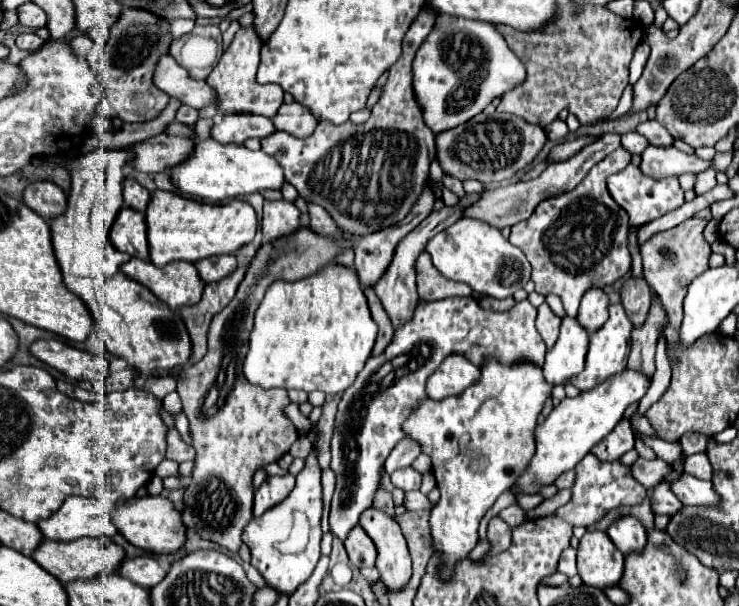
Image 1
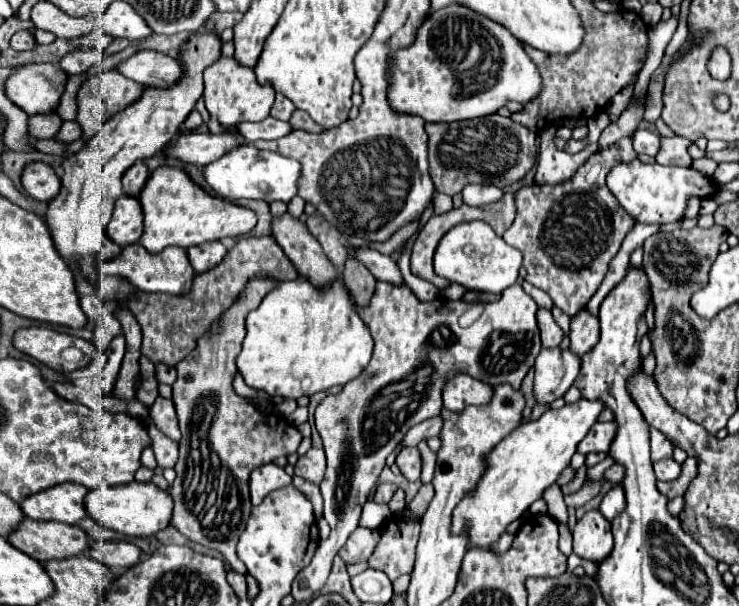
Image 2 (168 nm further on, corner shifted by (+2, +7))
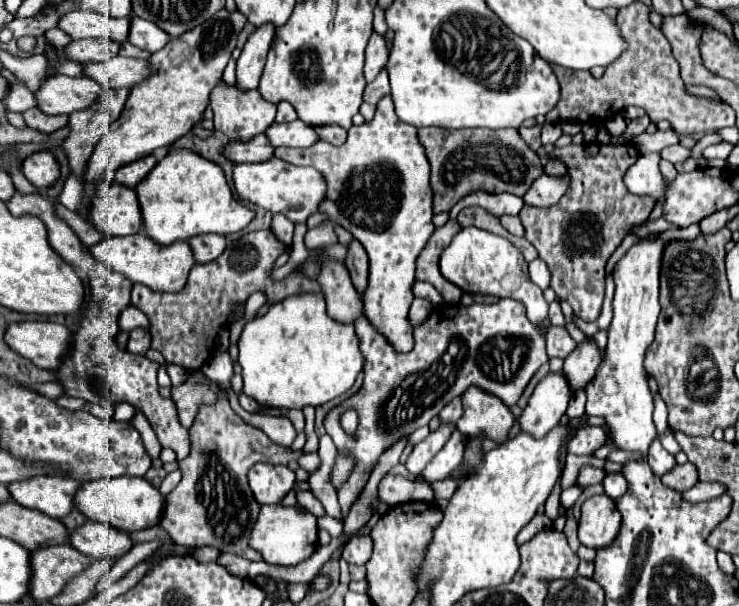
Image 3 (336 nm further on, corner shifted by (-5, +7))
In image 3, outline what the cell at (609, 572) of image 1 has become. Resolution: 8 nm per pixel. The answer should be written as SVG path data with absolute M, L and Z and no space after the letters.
M602 494L592 496L582 504L578 538L584 546L604 548L604 544L612 544L618 528L620 528L620 512L612 498Z

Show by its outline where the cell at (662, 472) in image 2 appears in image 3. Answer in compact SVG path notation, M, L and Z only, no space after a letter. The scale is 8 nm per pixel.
M656 438L652 444L650 444L650 450L648 450L648 464L652 468L652 472L656 472L658 476L664 476L664 472L668 472L670 468L676 466L676 460L672 454L668 454L660 440Z

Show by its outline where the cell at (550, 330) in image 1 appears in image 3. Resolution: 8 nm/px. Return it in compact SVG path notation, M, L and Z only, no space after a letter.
M552 326L546 336L546 352L550 358L566 358L576 348L576 342L564 328Z

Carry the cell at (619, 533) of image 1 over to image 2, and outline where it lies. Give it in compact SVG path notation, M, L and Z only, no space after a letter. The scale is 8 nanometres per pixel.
M617 486L617 488L613 488L613 490L609 490L609 492L605 494L599 512L611 522L611 520L617 518L623 510L625 510L625 492L623 492L623 488Z

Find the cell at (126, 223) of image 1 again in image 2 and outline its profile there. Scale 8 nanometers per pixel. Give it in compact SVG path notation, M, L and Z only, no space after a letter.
M119 196L111 222L107 224L107 234L119 246L137 244L143 234L143 210L137 198Z

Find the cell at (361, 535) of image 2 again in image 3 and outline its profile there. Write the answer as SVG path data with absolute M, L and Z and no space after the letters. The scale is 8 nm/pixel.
M352 536L346 544L342 558L348 564L366 564L368 556L372 554L372 540L370 536Z

